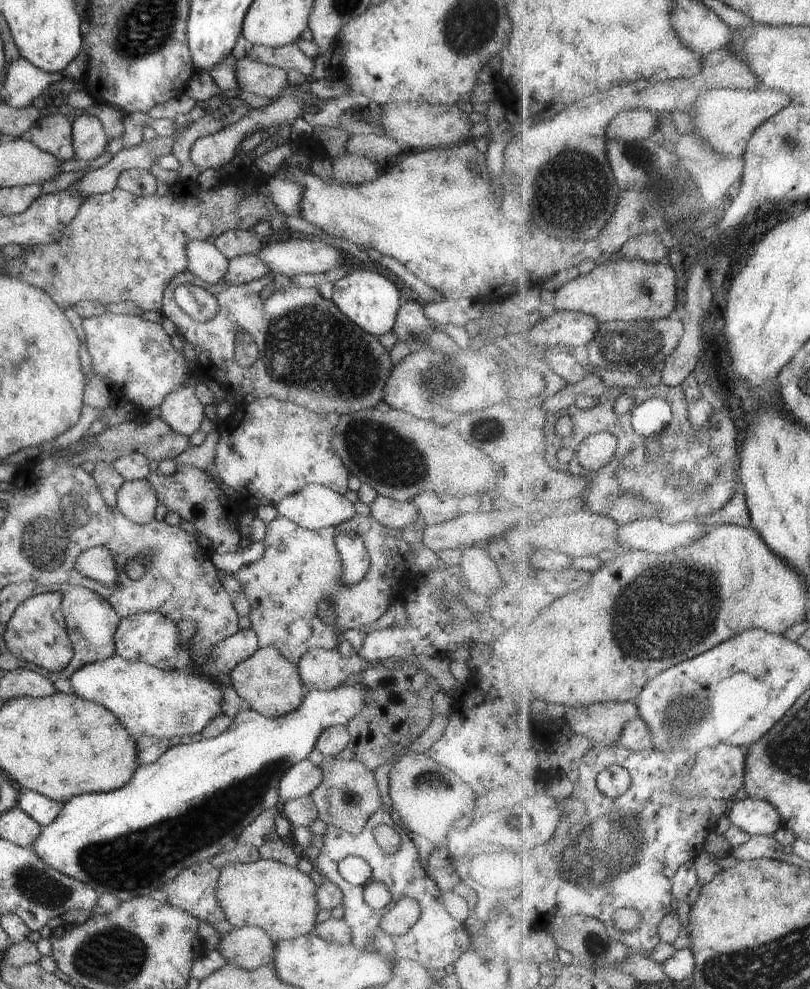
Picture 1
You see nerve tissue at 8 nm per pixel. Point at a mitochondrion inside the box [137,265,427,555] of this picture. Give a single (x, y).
(309, 347)

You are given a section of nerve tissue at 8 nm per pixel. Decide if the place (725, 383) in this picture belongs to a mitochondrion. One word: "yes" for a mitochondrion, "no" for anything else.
no

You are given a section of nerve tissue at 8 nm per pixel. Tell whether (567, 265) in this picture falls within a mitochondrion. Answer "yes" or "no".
no

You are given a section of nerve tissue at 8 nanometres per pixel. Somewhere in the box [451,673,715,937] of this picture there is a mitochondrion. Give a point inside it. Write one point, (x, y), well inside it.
(621, 836)

